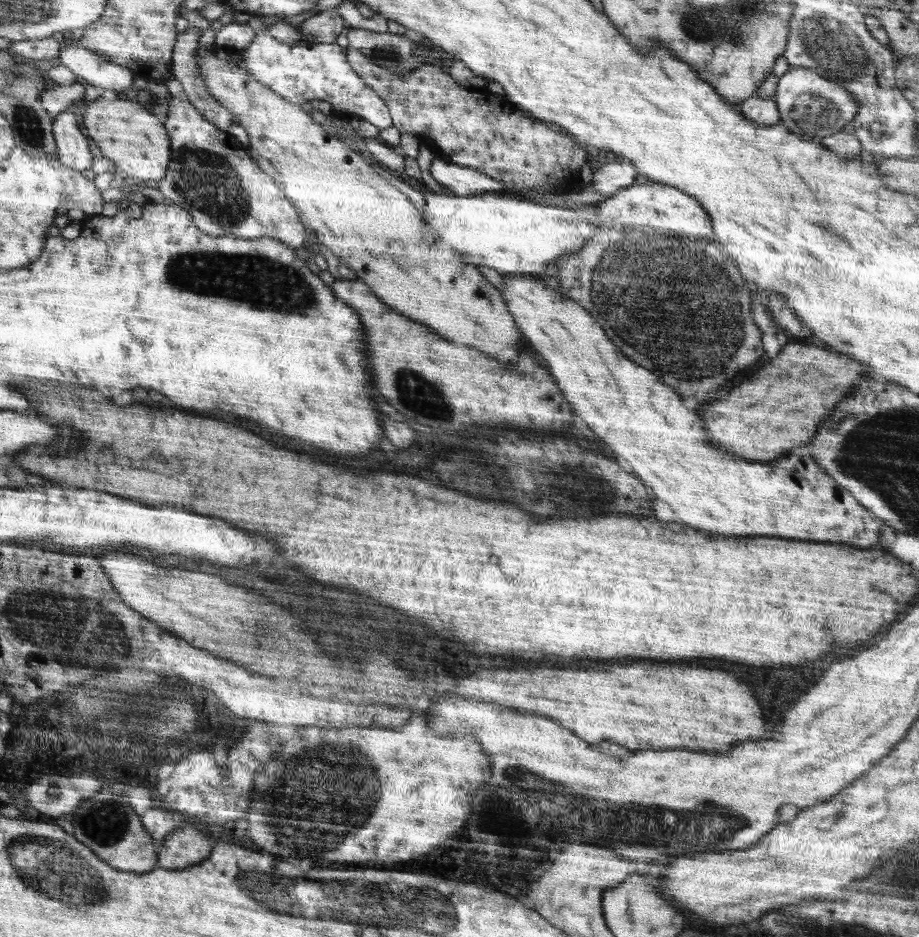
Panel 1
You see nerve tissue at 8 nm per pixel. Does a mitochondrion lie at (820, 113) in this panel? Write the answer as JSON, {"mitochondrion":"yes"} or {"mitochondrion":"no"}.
{"mitochondrion":"yes"}

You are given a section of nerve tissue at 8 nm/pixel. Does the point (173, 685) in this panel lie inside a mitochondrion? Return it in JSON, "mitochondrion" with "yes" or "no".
{"mitochondrion":"no"}

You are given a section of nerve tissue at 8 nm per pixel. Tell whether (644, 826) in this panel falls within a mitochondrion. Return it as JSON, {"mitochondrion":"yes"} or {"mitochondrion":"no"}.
{"mitochondrion":"yes"}

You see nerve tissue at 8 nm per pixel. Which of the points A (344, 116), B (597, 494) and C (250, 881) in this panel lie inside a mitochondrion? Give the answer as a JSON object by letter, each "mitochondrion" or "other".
{"A":"other","B":"mitochondrion","C":"mitochondrion"}

